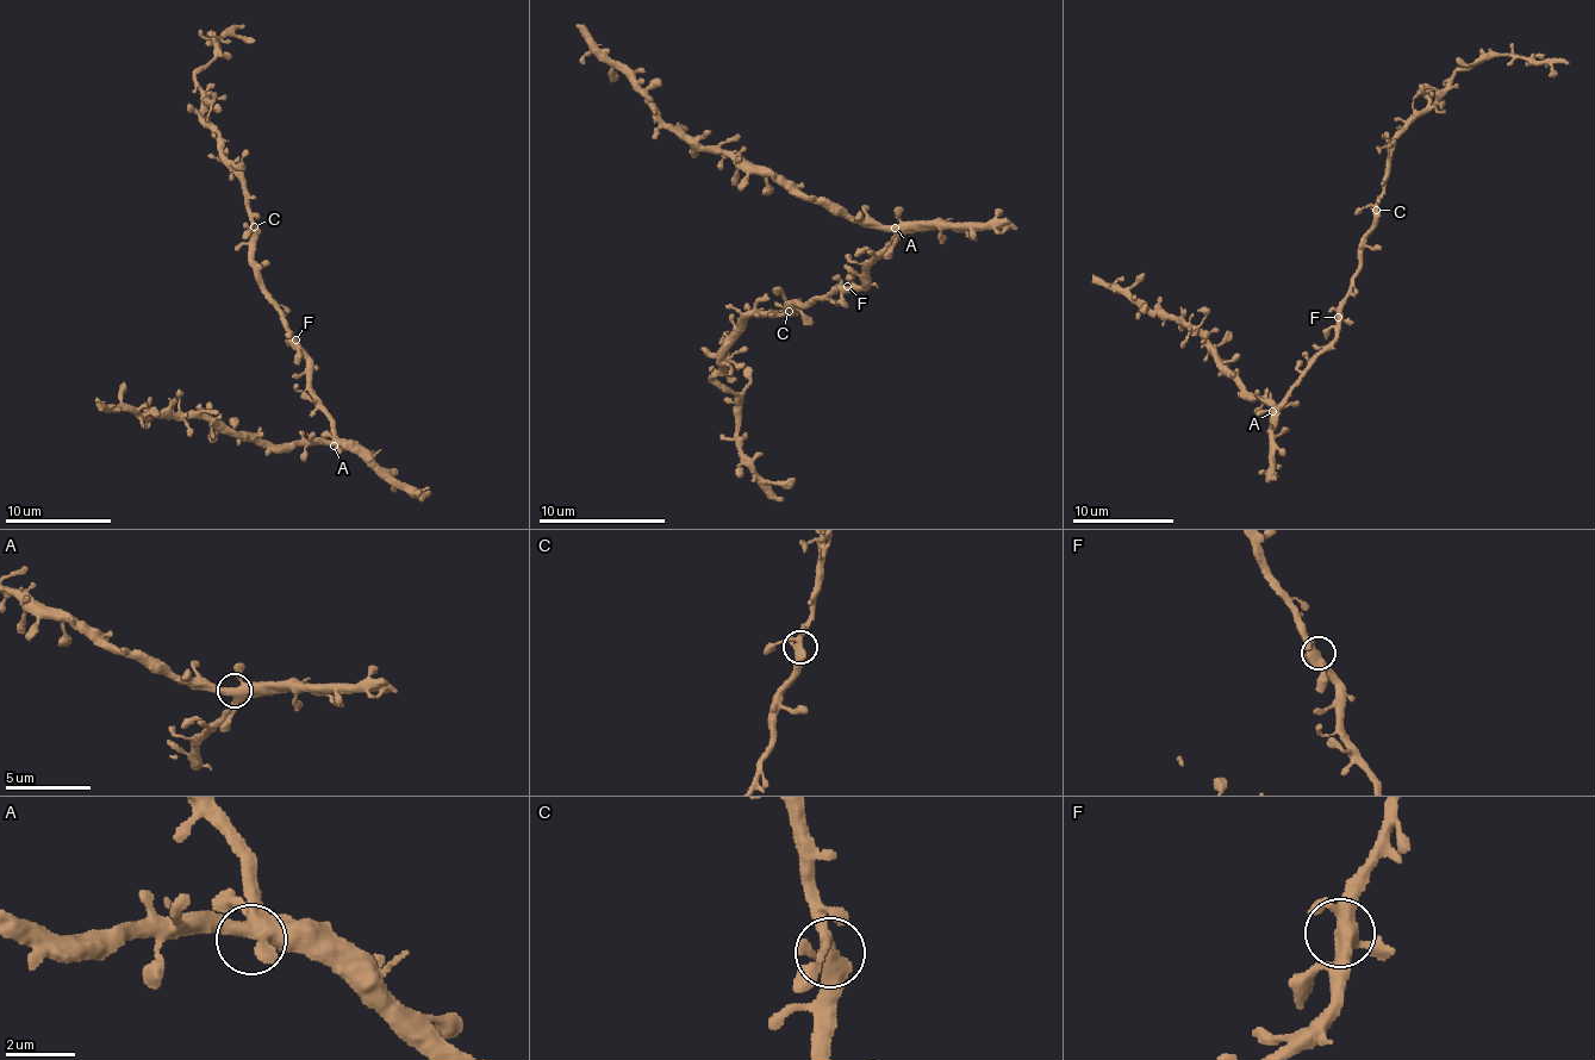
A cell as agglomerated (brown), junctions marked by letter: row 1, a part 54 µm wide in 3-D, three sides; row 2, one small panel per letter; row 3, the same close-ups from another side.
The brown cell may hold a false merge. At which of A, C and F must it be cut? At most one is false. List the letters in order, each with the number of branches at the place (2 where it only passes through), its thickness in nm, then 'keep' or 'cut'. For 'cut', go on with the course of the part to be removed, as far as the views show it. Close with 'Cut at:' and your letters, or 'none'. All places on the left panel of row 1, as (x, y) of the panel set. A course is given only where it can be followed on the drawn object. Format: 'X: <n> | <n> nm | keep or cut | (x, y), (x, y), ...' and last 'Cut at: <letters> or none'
A: 4 | 400 nm | keep
C: 4 | 400 nm | keep
F: 4 | 420 nm | keep
Cut at: none

